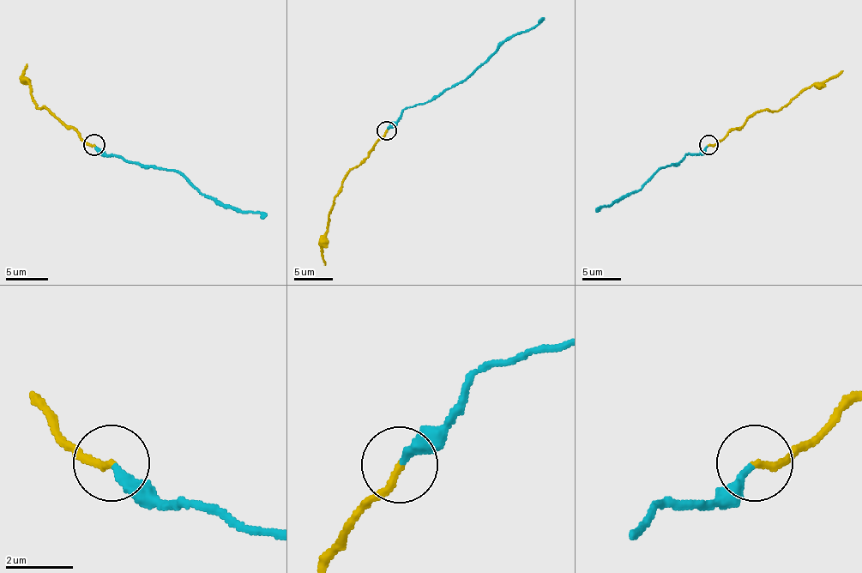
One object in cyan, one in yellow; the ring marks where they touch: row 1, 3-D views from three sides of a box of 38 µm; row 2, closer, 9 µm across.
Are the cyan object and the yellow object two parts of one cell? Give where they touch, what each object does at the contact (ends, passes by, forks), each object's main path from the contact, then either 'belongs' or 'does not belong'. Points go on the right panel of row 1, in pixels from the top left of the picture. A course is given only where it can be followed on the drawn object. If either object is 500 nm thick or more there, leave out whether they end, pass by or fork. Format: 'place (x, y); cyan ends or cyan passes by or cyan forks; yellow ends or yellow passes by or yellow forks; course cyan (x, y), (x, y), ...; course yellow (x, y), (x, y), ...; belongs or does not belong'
place (708, 144); cyan ends; yellow ends; course cyan (709, 145), (699, 153), (688, 154), (680, 162), (659, 171), (639, 189), (596, 209); course yellow (709, 145), (717, 145), (757, 111), (777, 110), (806, 88), (822, 85), (843, 71); does not belong

